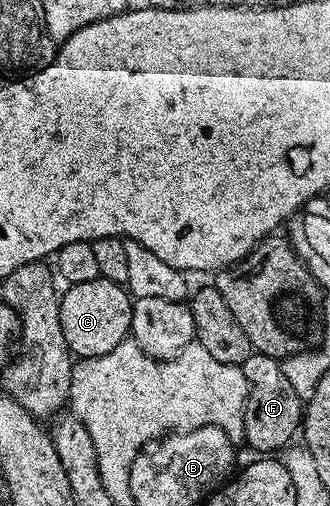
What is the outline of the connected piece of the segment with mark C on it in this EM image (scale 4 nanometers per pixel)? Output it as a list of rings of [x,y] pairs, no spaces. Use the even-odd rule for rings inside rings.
[[[101,276],[89,283],[68,286],[59,300],[61,329],[67,348],[79,359],[97,358],[113,351],[131,332],[133,305],[133,299],[124,286]]]

